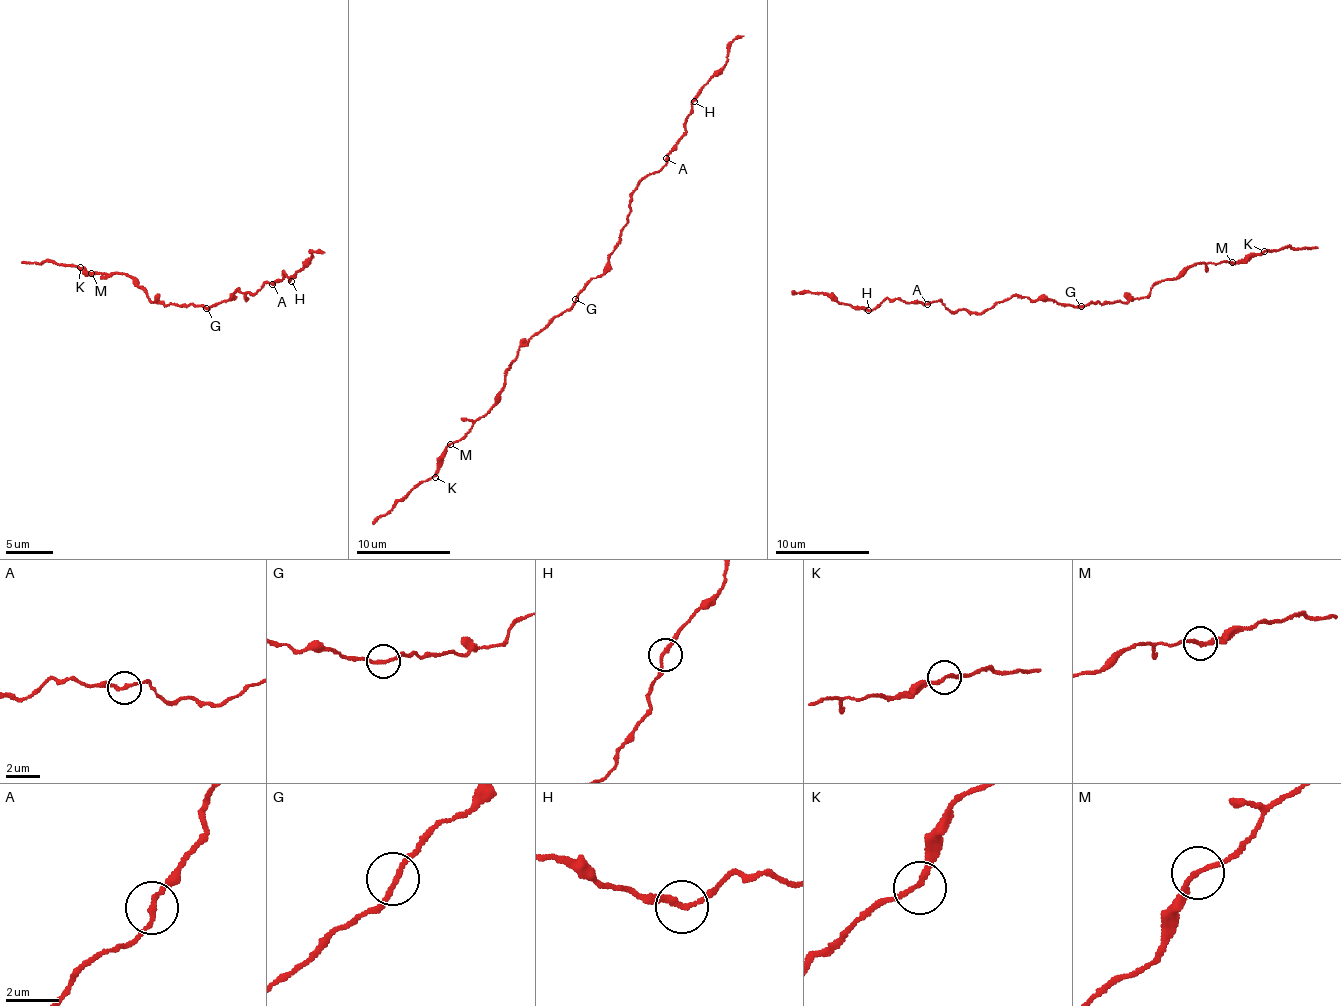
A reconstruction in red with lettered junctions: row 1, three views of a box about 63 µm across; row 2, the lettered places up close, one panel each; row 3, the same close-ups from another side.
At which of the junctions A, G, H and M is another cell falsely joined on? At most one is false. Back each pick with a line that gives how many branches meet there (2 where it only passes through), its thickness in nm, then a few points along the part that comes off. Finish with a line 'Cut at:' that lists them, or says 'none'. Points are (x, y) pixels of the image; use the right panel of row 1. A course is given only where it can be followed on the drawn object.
Cut at: none

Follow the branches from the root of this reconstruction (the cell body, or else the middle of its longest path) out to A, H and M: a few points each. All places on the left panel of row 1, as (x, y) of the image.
A: (209, 308), (229, 301), (237, 289), (245, 300), (246, 293), (258, 292), (269, 281), (272, 284)
H: (209, 308), (229, 301), (237, 289), (245, 300), (246, 293), (273, 285), (283, 272), (291, 281)
M: (209, 308), (191, 304), (163, 306), (155, 303), (147, 291), (123, 273), (108, 276), (92, 273)

